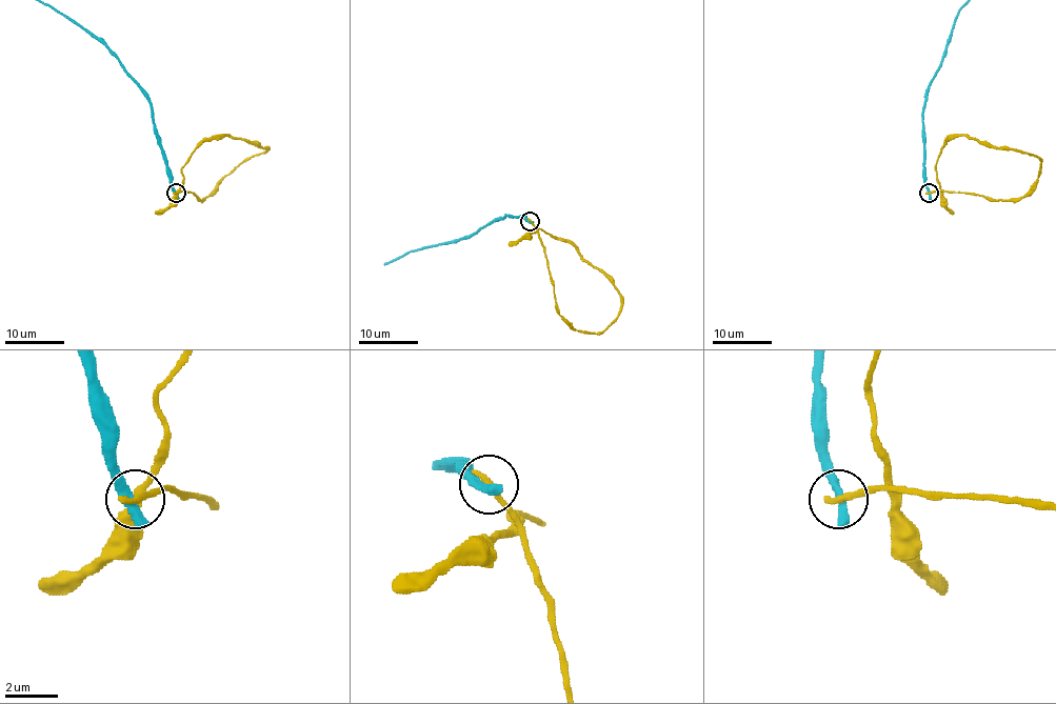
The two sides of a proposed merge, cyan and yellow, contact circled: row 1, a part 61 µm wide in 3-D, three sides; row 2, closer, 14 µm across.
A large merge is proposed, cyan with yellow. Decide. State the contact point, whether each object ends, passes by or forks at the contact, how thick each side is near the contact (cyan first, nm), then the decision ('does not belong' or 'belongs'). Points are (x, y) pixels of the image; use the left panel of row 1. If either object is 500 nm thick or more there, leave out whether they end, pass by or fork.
place (176, 193); cyan ends; yellow ends; calibres 480 and 280 nm; does not belong

